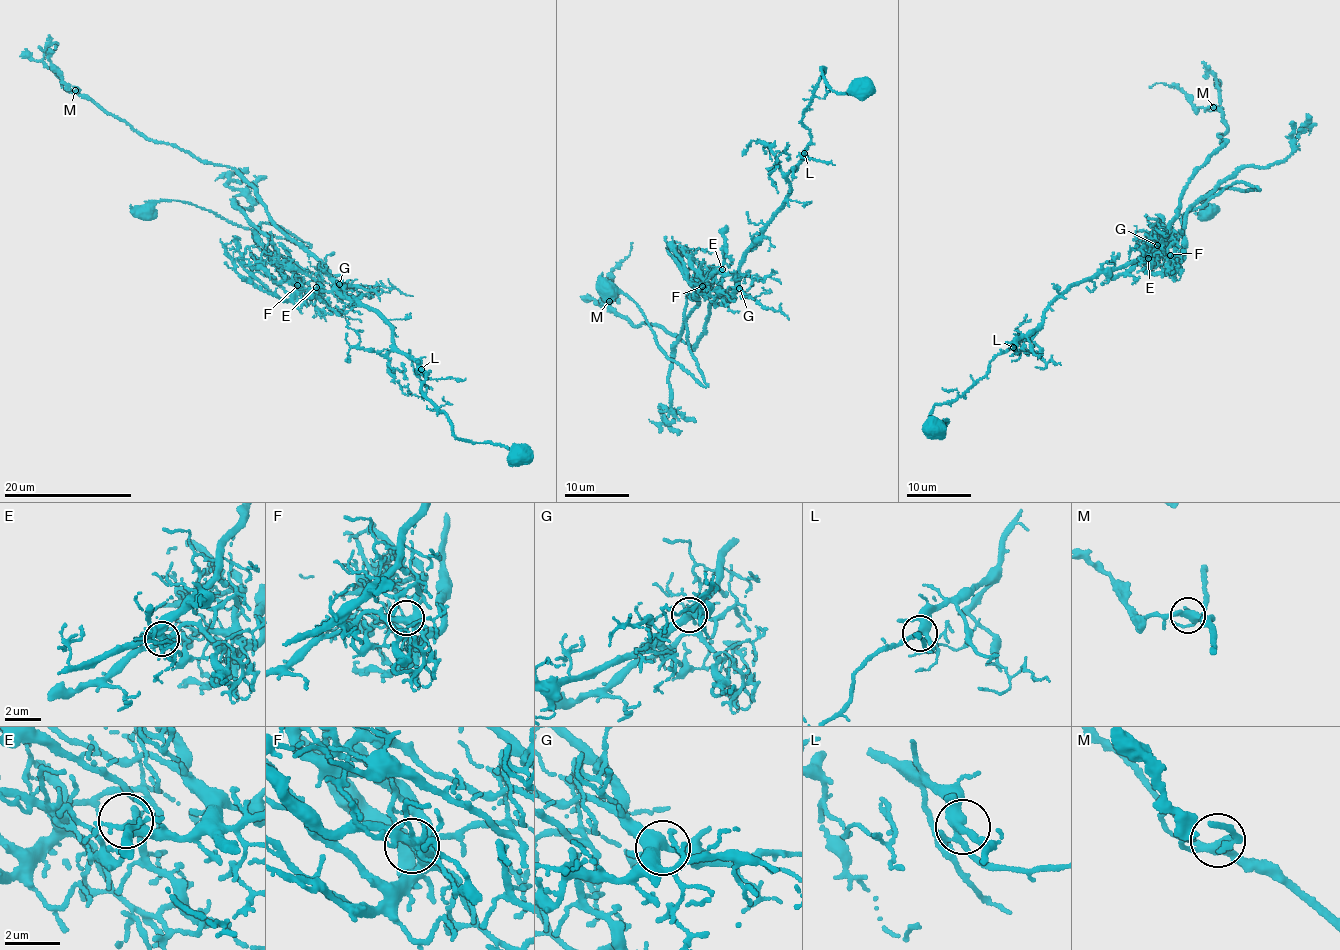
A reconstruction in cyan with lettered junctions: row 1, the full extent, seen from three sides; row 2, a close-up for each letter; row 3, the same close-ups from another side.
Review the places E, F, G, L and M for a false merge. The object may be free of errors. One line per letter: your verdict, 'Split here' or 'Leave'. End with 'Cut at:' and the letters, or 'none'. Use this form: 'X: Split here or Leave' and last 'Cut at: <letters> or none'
E: Leave
F: Split here
G: Leave
L: Leave
M: Leave
Cut at: F

